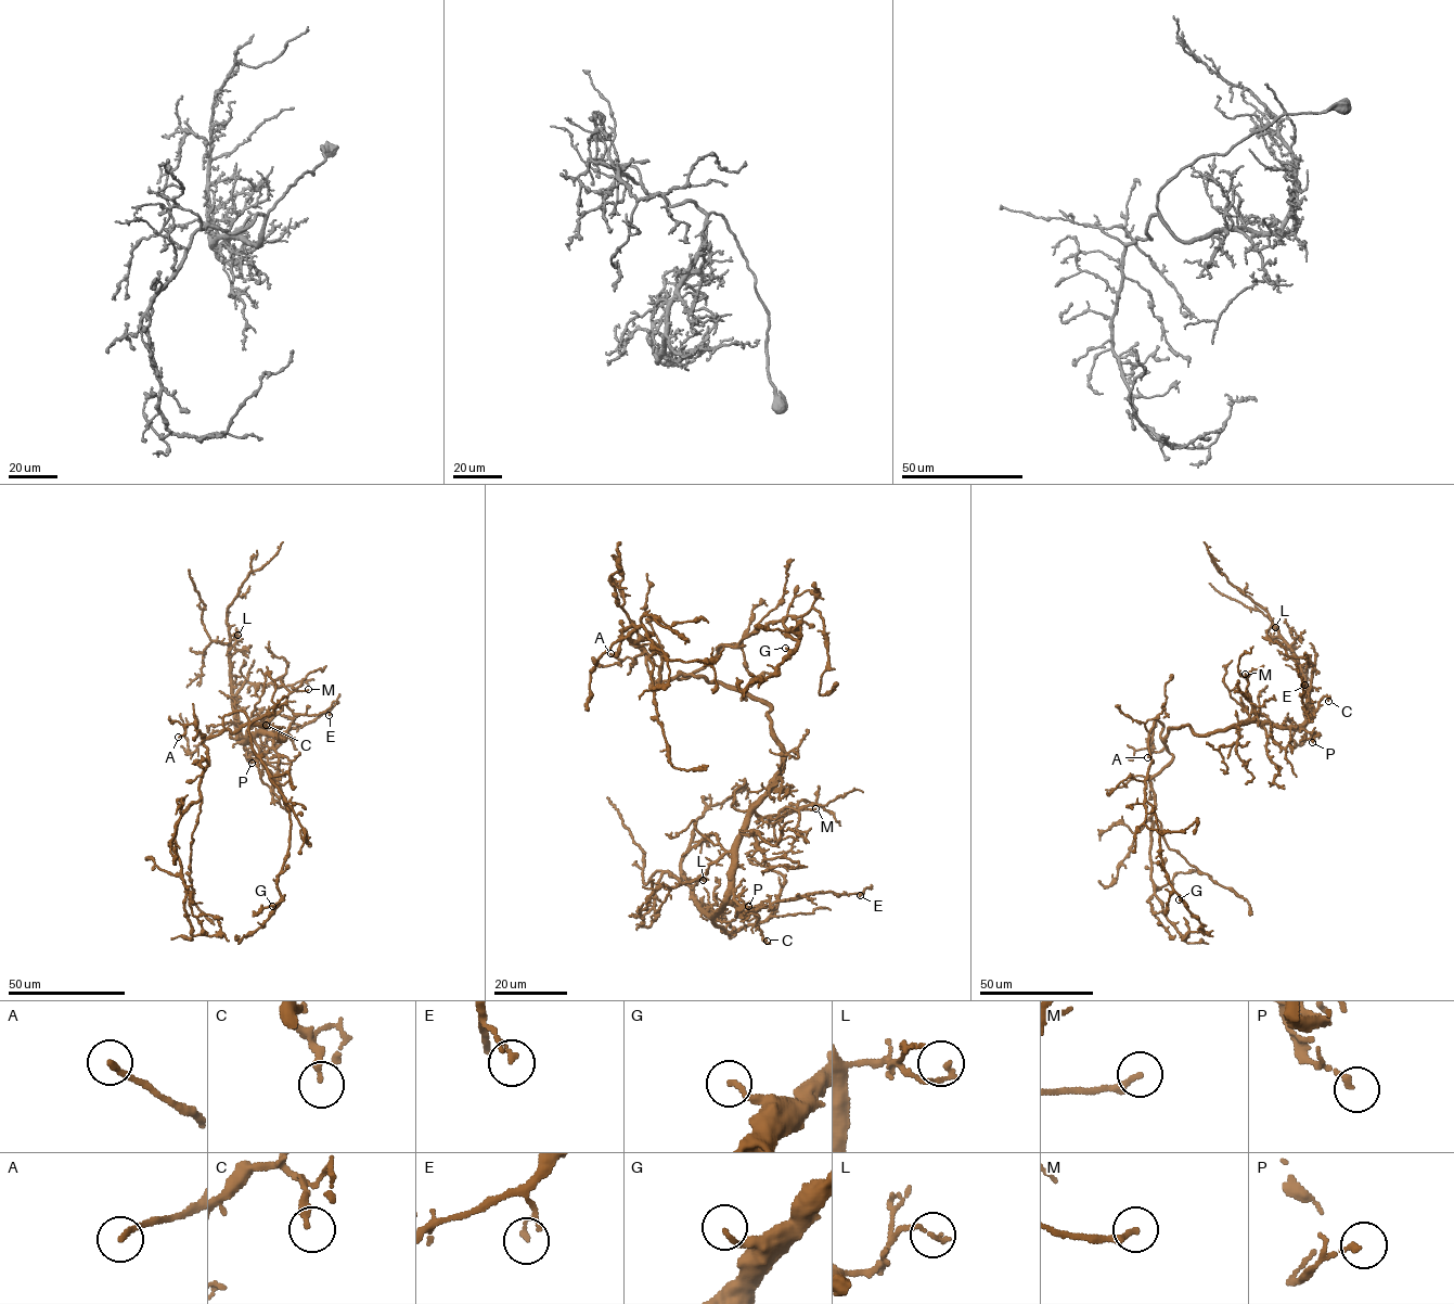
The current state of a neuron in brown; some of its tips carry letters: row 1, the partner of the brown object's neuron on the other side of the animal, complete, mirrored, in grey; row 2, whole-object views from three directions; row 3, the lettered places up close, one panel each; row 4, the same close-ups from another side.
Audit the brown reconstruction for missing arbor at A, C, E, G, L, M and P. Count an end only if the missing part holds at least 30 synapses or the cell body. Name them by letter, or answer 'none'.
none

